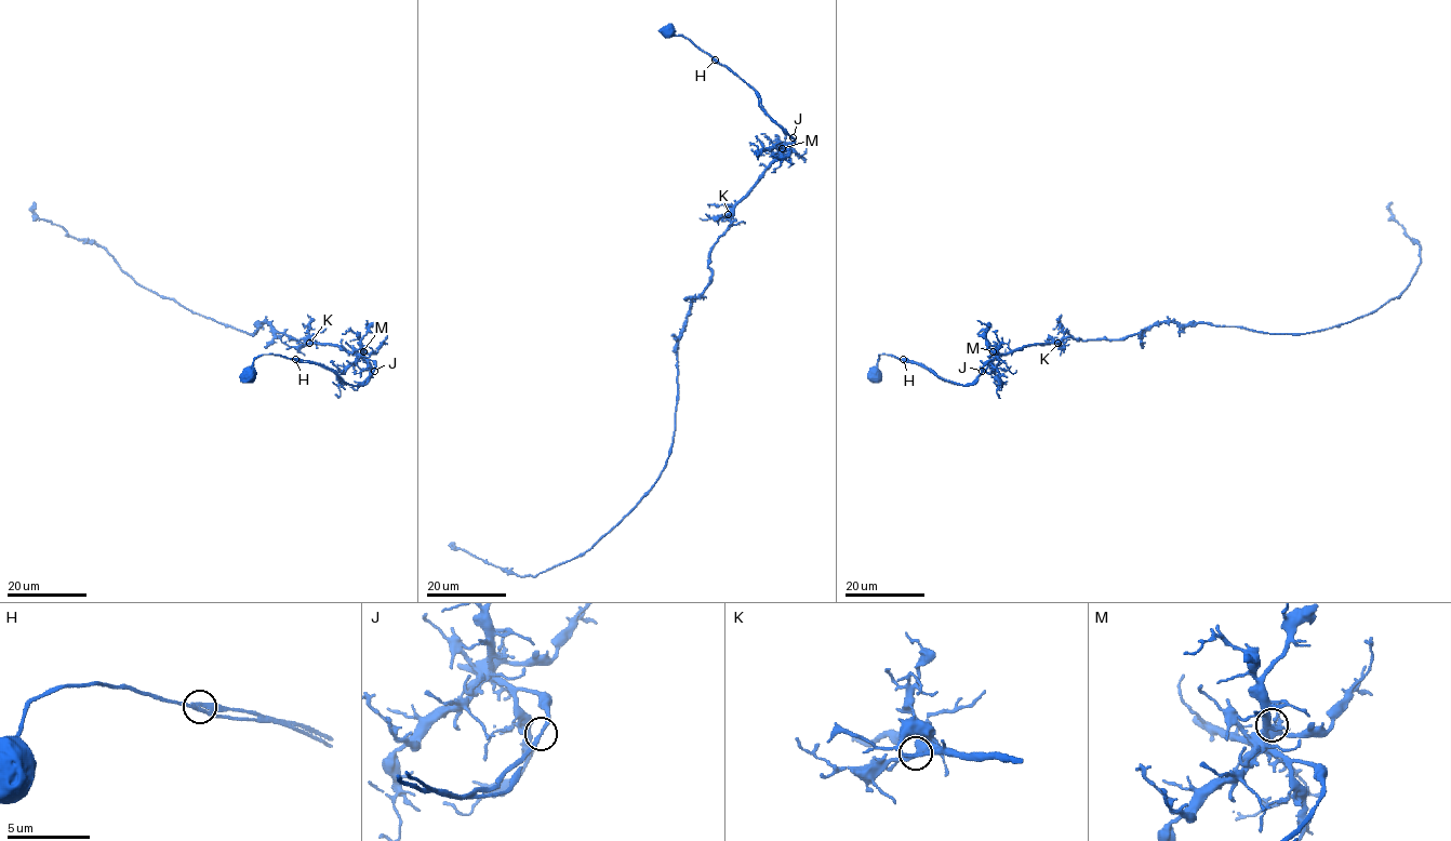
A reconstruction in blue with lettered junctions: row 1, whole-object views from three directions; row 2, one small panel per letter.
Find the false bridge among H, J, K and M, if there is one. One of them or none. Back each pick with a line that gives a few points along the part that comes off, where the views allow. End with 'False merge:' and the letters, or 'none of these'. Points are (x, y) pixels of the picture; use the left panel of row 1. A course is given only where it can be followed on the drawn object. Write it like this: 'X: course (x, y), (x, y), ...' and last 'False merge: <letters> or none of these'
H: course (295, 359), (332, 370), (351, 385), (364, 385), (369, 378)
False merge: H

